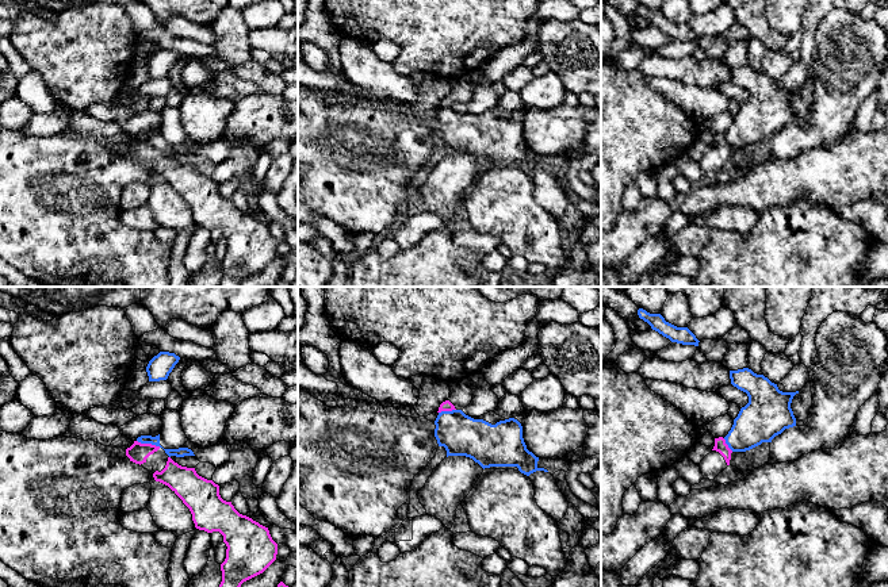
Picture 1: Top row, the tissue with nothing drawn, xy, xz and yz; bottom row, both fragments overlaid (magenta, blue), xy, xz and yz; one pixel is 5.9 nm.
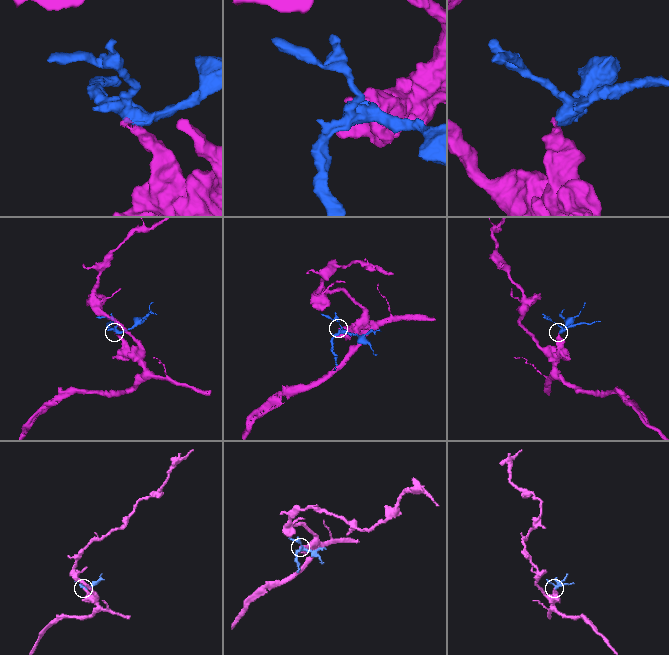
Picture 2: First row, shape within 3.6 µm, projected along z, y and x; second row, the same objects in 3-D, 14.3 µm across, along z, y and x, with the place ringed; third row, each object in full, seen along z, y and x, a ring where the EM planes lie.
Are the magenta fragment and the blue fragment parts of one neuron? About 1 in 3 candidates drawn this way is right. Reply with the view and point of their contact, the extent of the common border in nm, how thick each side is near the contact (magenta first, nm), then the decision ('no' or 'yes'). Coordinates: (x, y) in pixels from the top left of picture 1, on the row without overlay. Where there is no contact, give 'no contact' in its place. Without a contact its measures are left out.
meets magenta in xy at (149, 141); contact 150 nm long; 120 nm thick on the magenta side, 60 nm on the other; no

